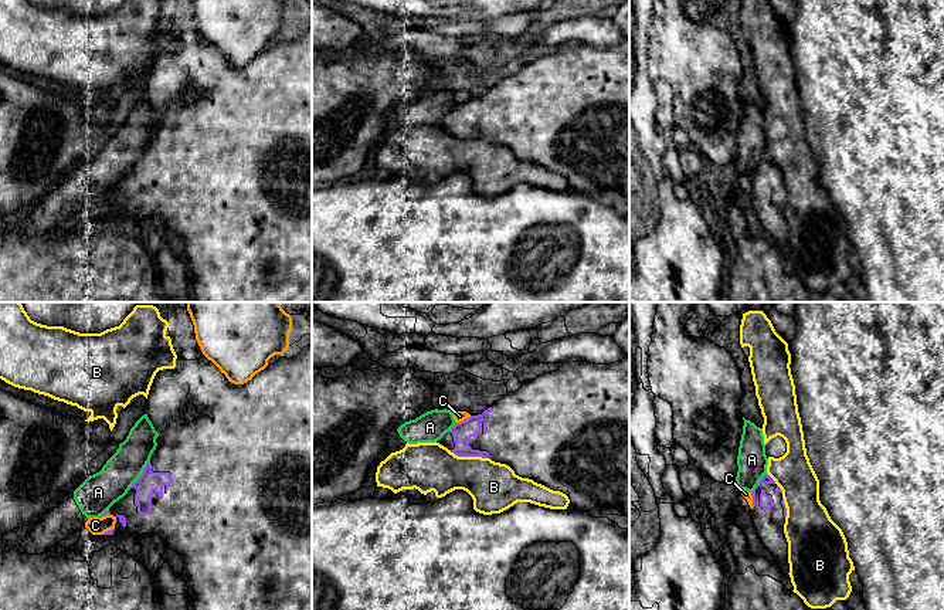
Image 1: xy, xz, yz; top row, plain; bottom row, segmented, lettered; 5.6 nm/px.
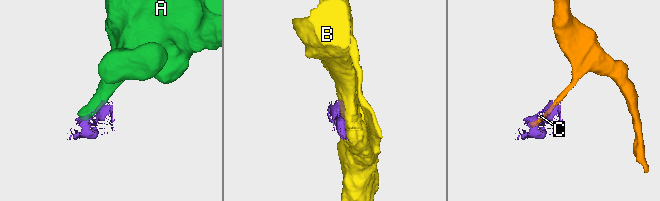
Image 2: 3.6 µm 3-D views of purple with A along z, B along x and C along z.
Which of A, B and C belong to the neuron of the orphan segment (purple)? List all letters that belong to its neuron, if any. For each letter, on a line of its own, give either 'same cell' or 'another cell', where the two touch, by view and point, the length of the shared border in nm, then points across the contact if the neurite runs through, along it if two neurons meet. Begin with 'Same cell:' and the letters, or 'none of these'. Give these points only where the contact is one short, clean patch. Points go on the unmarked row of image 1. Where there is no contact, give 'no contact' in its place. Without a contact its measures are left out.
Same cell: none of these
A: another cell; meets purple in xy at (142, 156); contact 200 nm long
B: another cell; meets purple in xz at (468, 138); contact 240 nm long
C: another cell; meets purple in yz at (753, 183); contact 100 nm long

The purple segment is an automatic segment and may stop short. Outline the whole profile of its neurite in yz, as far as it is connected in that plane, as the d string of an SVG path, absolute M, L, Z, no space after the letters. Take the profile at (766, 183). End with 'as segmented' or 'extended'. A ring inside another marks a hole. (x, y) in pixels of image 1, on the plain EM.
M765 156L753 177L753 203L760 223L775 244L788 241L788 224L784 216L787 190L781 170Z | extended

